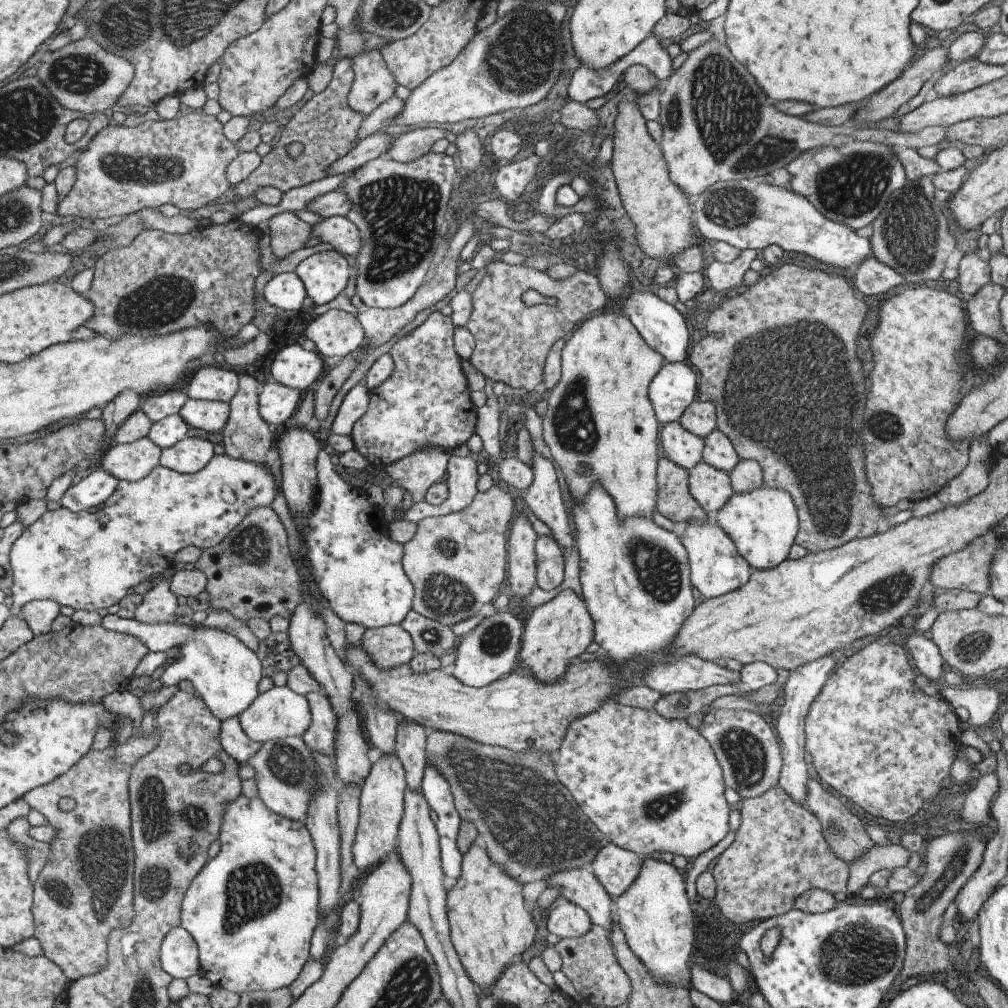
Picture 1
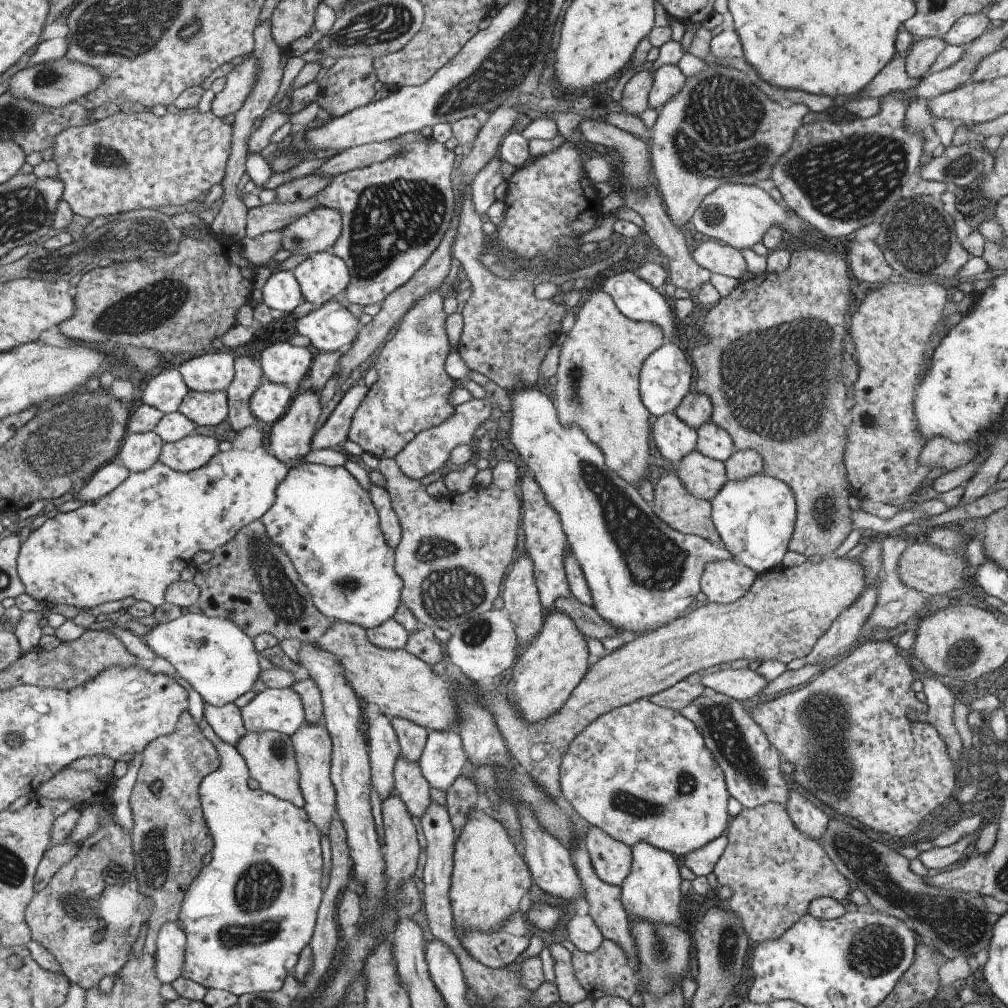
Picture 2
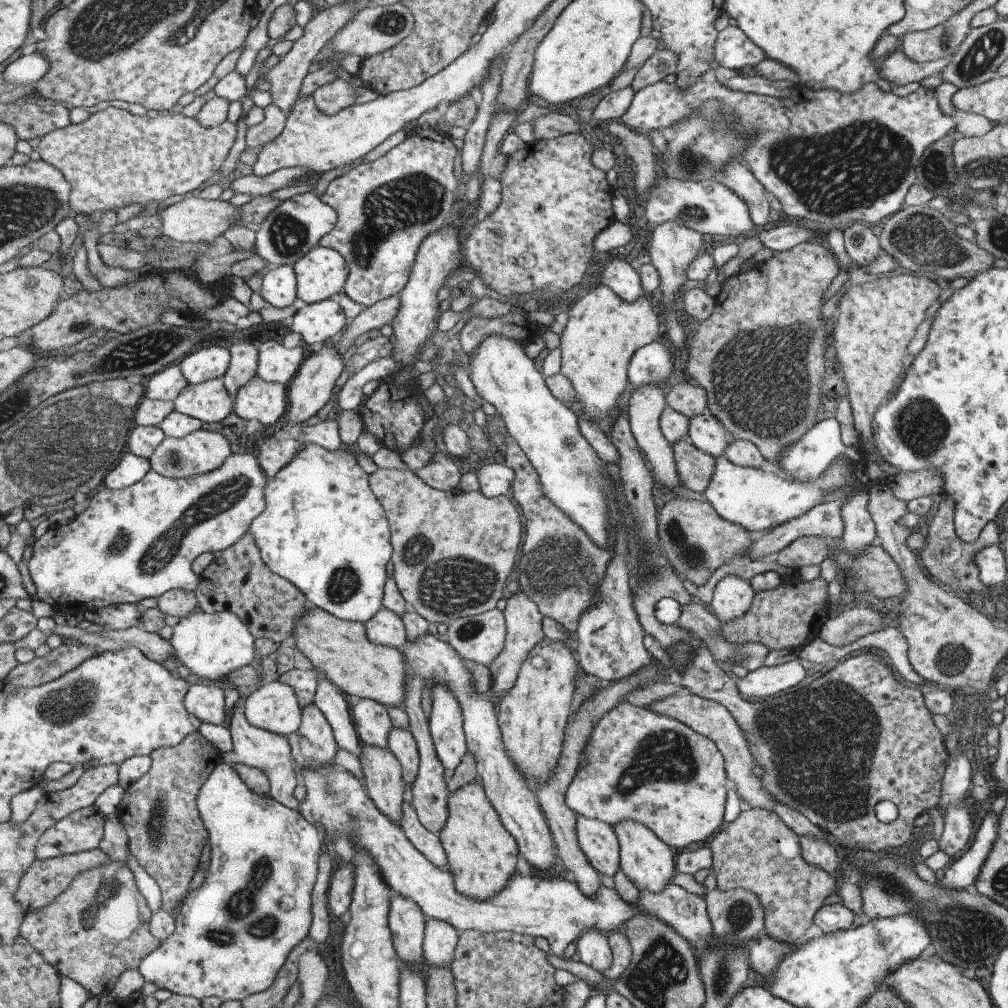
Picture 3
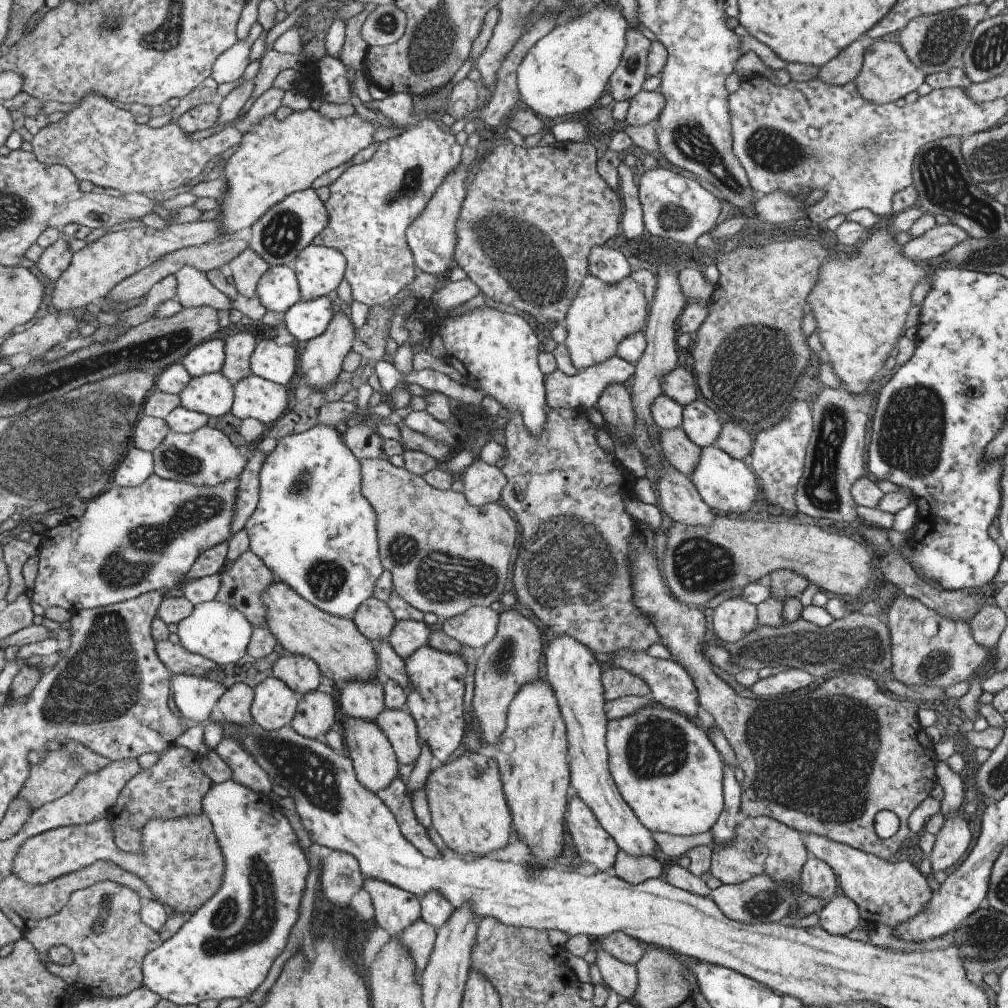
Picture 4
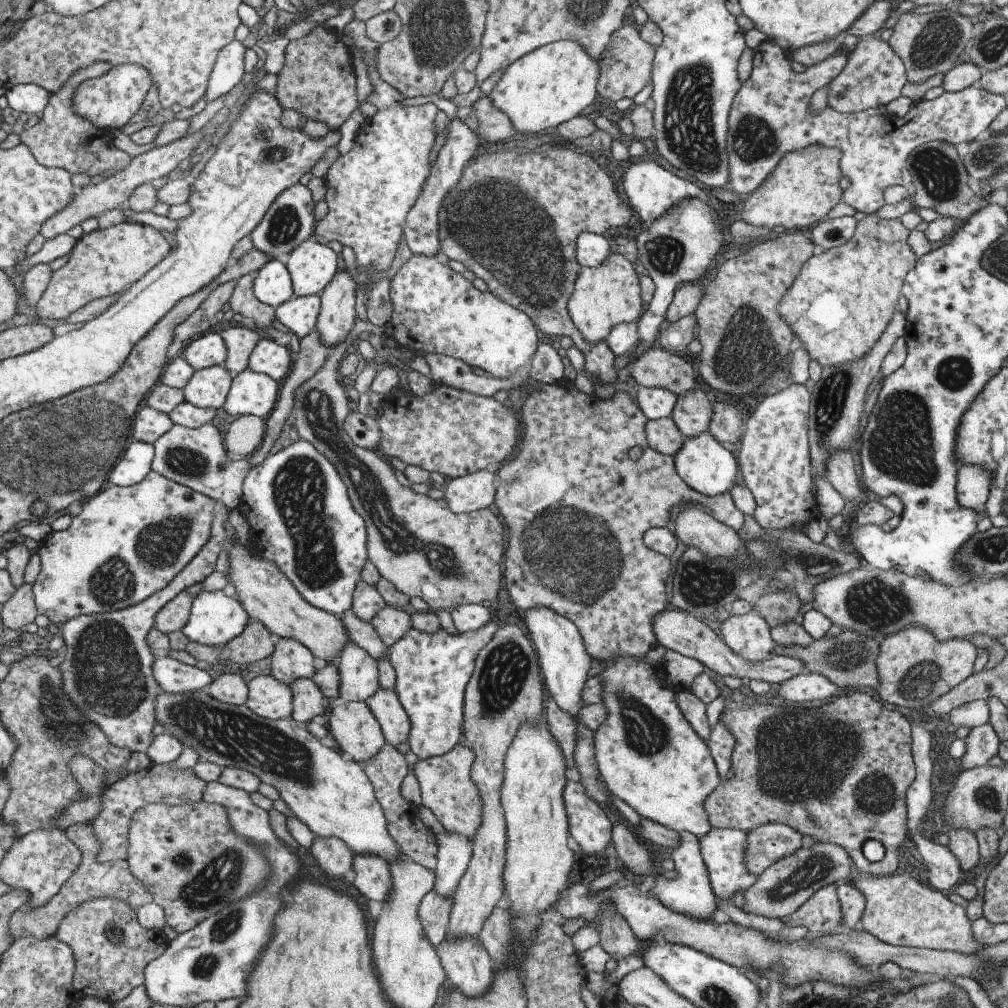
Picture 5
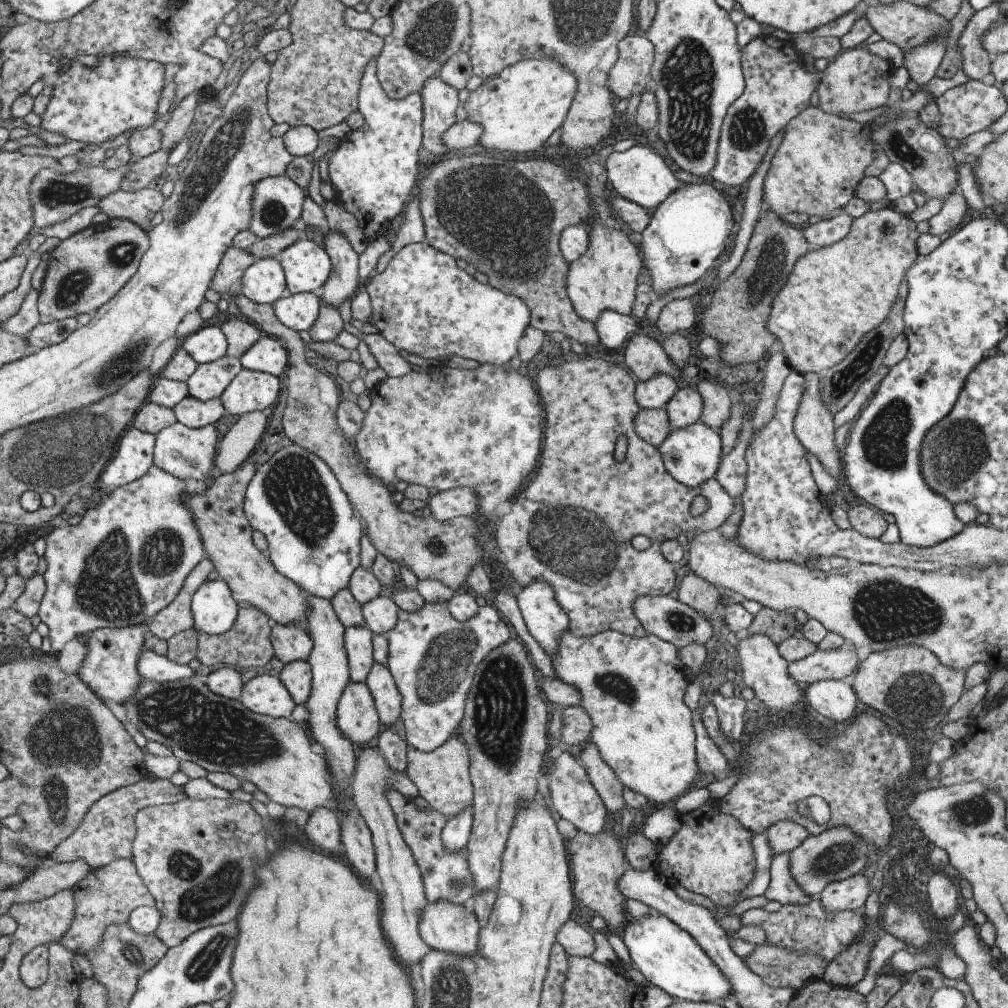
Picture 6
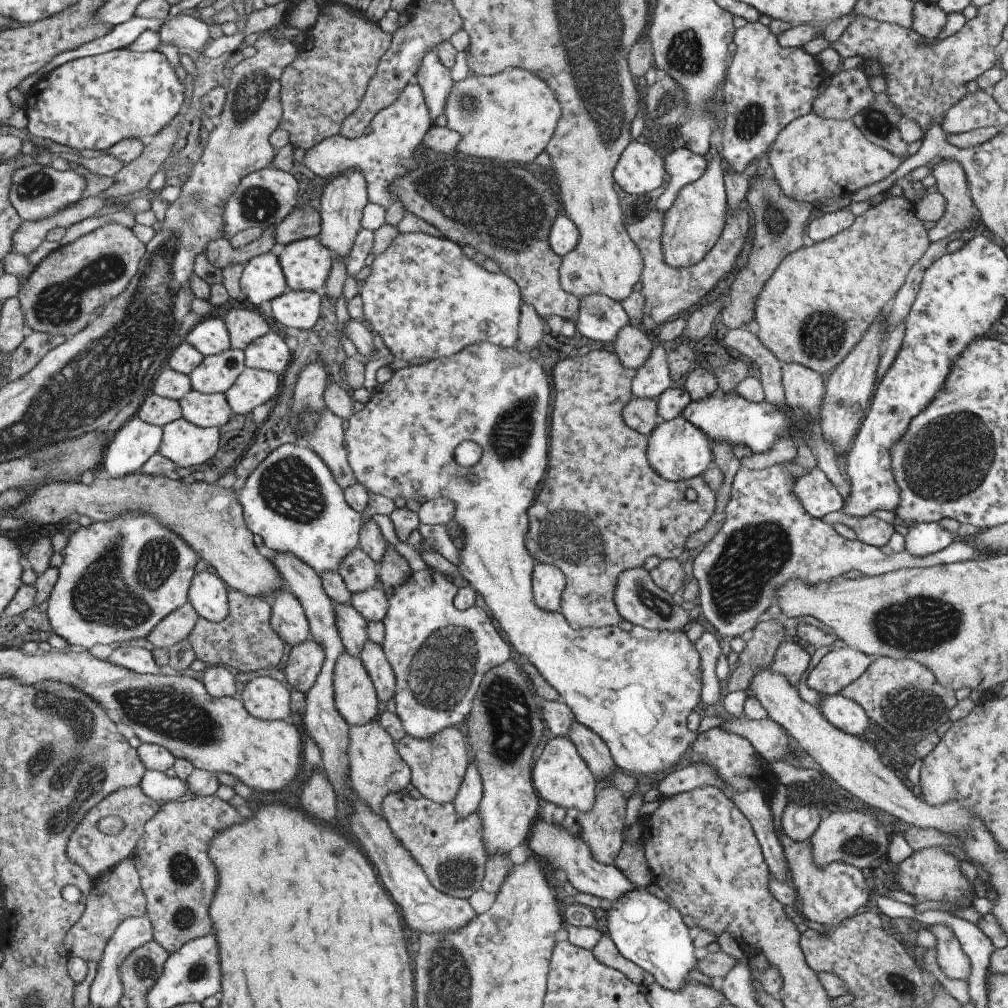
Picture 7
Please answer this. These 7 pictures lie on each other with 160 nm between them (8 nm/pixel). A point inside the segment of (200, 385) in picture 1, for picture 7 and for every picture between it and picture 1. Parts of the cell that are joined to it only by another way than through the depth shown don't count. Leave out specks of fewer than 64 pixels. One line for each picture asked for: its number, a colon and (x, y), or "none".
2: (213, 371)
3: (209, 362)
4: (208, 357)
5: (208, 350)
6: (207, 343)
7: (209, 337)

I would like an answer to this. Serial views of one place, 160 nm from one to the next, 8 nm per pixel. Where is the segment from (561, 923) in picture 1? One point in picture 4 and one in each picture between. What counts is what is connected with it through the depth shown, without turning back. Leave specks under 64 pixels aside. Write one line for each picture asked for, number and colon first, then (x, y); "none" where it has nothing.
2: (581, 930)
3: (592, 947)
4: (620, 977)

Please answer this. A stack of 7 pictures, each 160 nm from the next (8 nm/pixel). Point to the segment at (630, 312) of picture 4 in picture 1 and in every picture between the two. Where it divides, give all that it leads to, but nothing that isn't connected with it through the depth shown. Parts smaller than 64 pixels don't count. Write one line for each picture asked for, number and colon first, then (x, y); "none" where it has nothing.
1: (599, 425)
2: (600, 356)
3: (602, 331)

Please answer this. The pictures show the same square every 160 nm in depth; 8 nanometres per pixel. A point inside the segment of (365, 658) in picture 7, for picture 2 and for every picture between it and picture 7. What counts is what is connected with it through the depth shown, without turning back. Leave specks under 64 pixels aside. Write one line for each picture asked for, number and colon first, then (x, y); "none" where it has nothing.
2: (411, 786)
3: (400, 741)
4: (397, 726)
5: (384, 705)
6: (386, 698)

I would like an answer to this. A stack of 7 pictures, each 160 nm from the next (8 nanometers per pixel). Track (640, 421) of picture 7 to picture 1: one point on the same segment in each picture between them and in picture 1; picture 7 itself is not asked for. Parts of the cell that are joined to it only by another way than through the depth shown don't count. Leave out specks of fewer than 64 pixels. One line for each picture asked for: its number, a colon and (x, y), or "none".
1: (710, 487)
2: (702, 476)
3: (694, 467)
4: (676, 447)
5: (662, 436)
6: (651, 425)

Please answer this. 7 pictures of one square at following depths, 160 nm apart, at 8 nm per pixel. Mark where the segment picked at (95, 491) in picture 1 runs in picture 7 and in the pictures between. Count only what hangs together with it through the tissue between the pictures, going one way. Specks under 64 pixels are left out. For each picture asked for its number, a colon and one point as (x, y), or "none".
2: (107, 477)
3: (129, 468)
4: (136, 466)
5: (132, 467)
6: (131, 458)
7: (131, 446)

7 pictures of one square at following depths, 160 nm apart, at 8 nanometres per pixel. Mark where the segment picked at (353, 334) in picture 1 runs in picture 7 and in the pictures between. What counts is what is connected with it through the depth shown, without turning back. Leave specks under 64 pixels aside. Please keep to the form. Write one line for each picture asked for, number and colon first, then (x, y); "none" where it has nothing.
2: (331, 327)
3: (315, 322)
4: (305, 320)
5: (299, 315)
6: (298, 312)
7: (293, 309)

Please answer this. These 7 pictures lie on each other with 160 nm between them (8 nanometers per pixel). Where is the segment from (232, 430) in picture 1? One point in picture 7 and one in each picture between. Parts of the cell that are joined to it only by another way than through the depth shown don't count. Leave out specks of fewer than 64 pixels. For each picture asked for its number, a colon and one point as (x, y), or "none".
2: (247, 372)
3: (243, 356)
4: (238, 348)
5: (239, 341)
6: (240, 335)
7: (243, 326)

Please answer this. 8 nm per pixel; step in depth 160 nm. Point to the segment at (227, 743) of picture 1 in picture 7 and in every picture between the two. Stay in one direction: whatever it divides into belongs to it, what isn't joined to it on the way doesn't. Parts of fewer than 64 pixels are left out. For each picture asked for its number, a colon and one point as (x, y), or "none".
2: (225, 721)
3: (205, 703)
4: (194, 697)
5: (173, 677)
6: (149, 666)
7: (138, 660)

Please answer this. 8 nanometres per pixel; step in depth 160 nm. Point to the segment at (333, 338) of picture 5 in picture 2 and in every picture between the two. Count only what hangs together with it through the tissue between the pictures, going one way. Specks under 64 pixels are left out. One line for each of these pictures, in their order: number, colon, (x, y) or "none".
2: (290, 435)
3: (311, 386)
4: (320, 363)

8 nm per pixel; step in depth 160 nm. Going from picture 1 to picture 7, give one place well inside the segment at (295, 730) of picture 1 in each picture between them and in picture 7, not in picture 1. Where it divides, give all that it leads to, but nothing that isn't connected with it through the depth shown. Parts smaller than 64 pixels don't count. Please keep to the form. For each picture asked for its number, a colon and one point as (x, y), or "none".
2: (280, 710)
3: (273, 706)
4: (273, 706)
5: (268, 698)
6: (263, 694)
7: (264, 697)

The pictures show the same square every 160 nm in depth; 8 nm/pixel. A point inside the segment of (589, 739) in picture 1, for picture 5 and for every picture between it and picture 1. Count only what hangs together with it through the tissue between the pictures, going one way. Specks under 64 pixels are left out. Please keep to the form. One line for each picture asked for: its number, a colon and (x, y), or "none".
2: (640, 772)
3: (638, 765)
4: (666, 770)
5: (649, 757)

